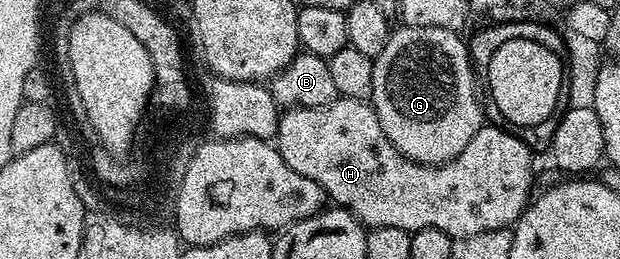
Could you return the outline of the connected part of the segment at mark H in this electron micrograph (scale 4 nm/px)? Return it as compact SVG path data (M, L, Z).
M338 97L323 107L282 112L277 123L275 144L291 171L307 179L315 179L334 206L348 209L369 229L399 227L412 231L439 227L439 231L447 231L447 235L456 239L479 235L479 231L508 229L516 225L531 201L529 192L533 189L534 154L508 128L488 123L482 124L471 143L467 143L455 159L441 165L421 165L410 157L404 157L393 146L391 139L387 139L372 104Z

